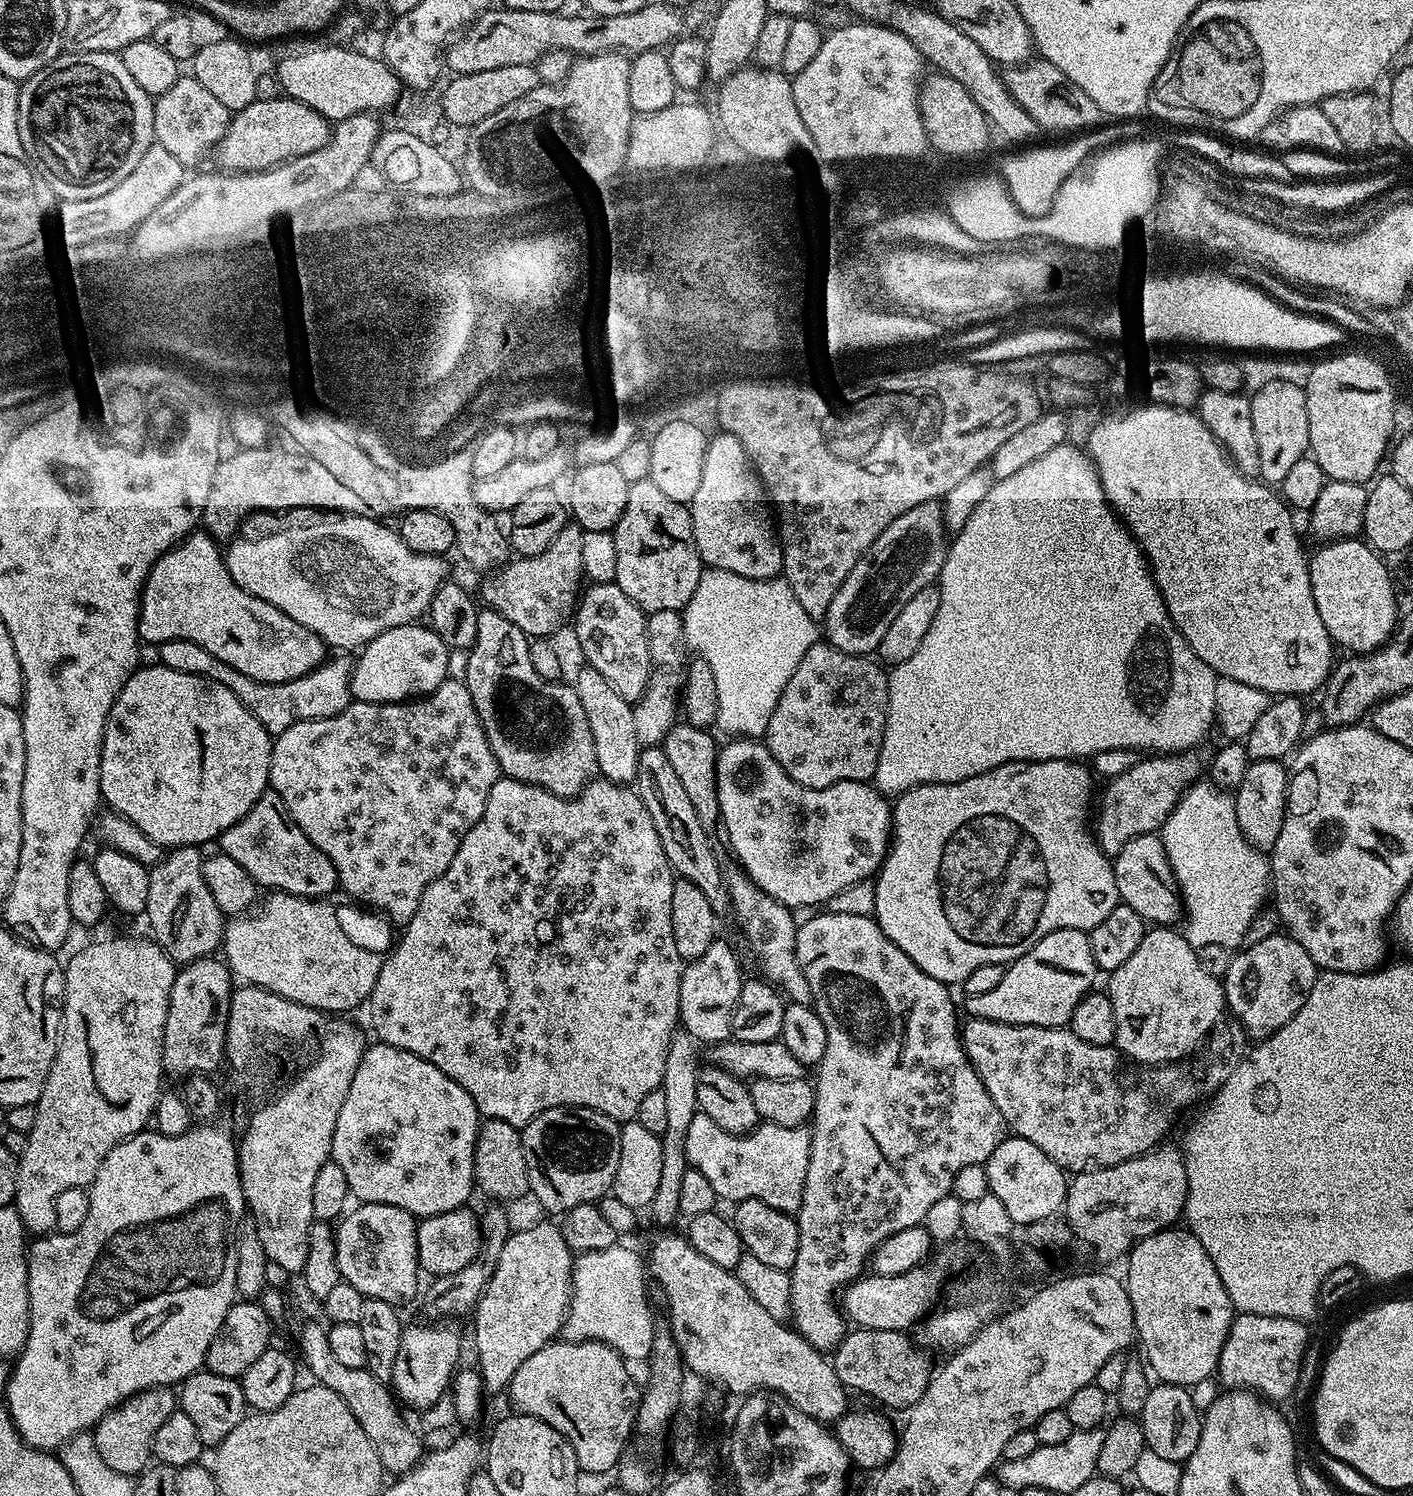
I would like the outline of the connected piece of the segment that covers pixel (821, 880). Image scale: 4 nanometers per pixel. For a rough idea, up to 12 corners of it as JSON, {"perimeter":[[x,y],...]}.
{"perimeter":[[767,743],[716,753],[745,876],[815,909],[875,877],[892,810],[862,780],[794,782]]}

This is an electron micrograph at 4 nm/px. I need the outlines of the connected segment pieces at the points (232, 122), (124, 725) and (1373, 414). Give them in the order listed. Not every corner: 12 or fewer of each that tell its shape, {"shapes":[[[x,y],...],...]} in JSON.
{"shapes":[[[255,100],[214,149],[221,169],[324,147],[330,121],[297,100]],[[140,666],[100,795],[171,850],[269,787],[273,737],[226,686]],[[1368,360],[1308,372],[1311,455],[1364,484],[1389,451],[1393,392]]]}

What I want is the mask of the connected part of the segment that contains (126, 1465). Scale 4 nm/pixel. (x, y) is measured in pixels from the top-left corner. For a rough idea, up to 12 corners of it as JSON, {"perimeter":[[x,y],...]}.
{"perimeter":[[168,1386],[111,1408],[91,1433],[106,1466],[133,1478],[177,1411]]}

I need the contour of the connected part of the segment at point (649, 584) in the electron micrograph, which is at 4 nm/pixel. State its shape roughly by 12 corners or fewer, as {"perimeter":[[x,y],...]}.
{"perimeter":[[628,486],[614,583],[645,614],[680,612],[702,565],[691,511]]}

